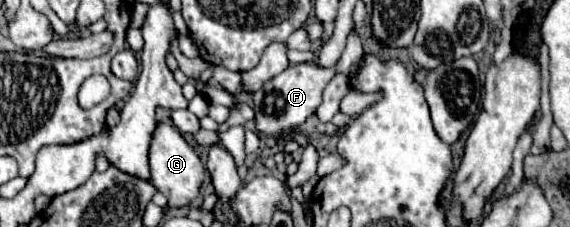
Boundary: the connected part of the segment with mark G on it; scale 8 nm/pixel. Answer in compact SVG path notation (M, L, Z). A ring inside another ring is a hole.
M165 123L157 125L157 131L153 133L153 141L149 149L149 163L151 163L151 183L157 187L157 191L161 191L167 197L169 207L175 207L175 209L187 207L199 195L203 177L205 177L205 167L199 155L185 143L185 139L175 127Z

